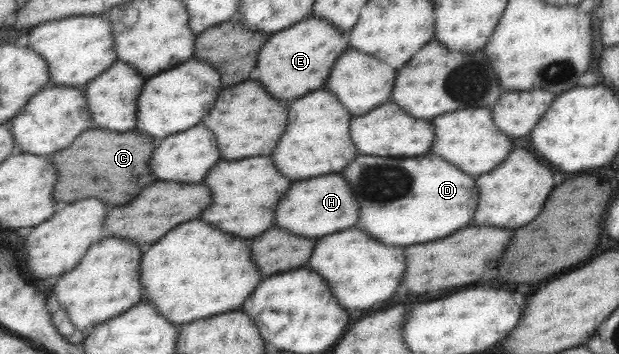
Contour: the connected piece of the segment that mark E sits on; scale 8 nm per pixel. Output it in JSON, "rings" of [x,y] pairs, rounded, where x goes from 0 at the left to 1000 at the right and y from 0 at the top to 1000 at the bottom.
{"rings":[[[501,45],[485,56],[470,79],[435,99],[435,110],[420,138],[410,220],[443,277],[478,282],[498,260],[525,249],[540,175],[553,144],[565,133],[559,113],[564,113],[562,93],[546,85],[523,51]]]}

